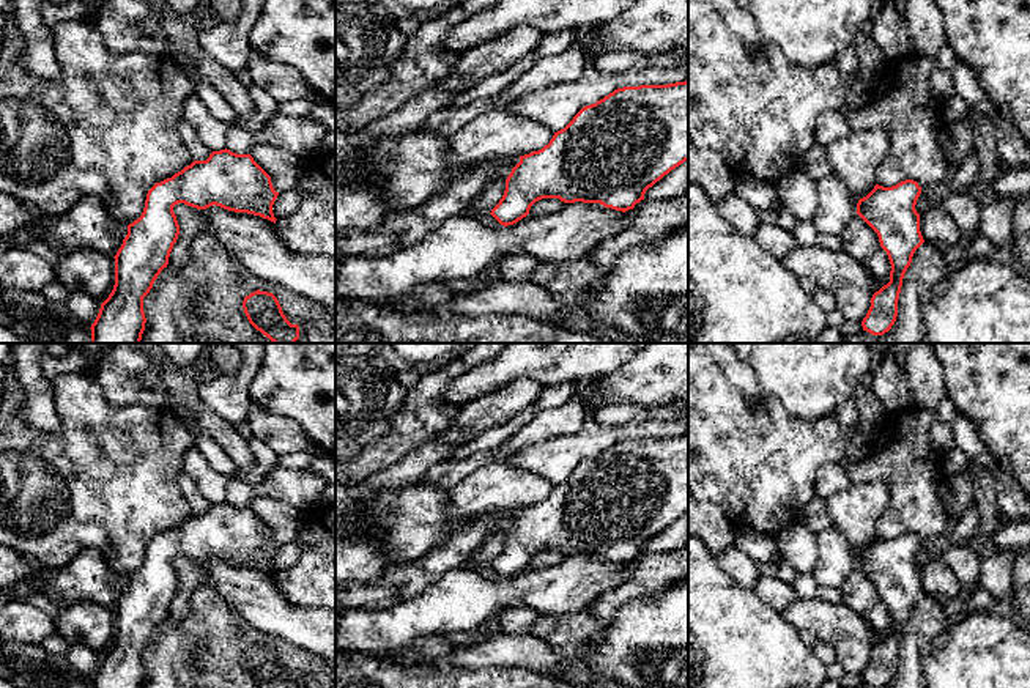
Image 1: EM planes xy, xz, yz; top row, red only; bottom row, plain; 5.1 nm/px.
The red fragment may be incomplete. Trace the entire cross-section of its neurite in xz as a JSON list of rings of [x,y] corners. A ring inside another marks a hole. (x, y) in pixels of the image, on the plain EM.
[[[688,433],[617,441],[595,457],[583,460],[542,502],[520,509],[506,532],[502,551],[490,567],[504,579],[513,578],[542,551],[600,556],[625,565],[644,553],[649,540],[685,513]]]

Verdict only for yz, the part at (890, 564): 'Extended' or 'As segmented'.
As segmented

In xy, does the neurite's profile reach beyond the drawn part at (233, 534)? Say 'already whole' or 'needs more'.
already whole

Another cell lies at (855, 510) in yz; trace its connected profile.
[[[880,482],[850,483],[825,499],[833,526],[847,538],[854,556],[877,537],[876,527],[890,502],[890,490]]]

